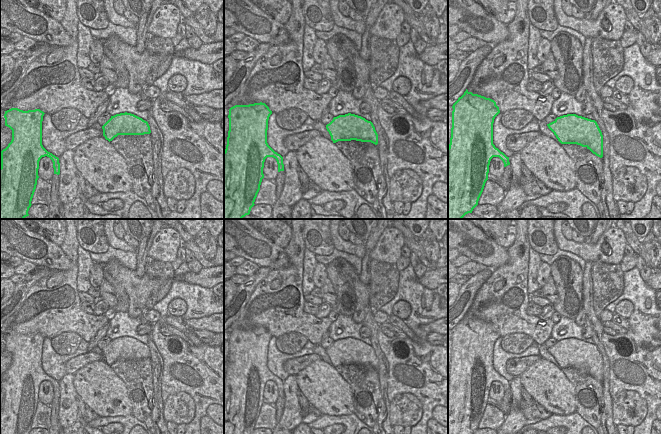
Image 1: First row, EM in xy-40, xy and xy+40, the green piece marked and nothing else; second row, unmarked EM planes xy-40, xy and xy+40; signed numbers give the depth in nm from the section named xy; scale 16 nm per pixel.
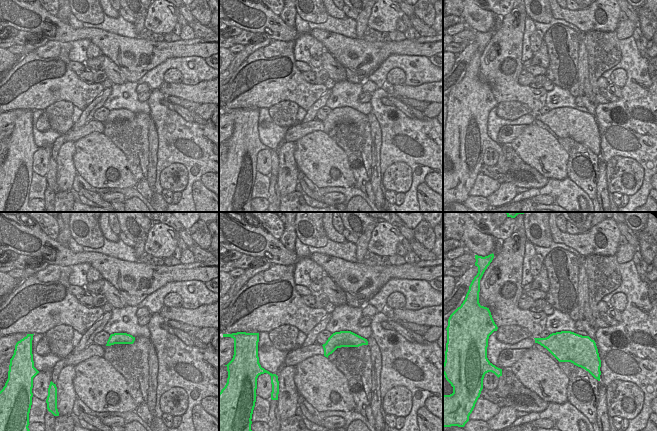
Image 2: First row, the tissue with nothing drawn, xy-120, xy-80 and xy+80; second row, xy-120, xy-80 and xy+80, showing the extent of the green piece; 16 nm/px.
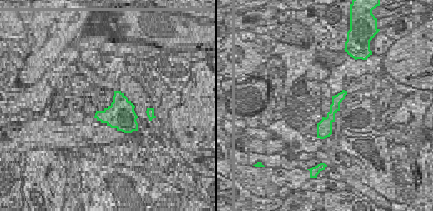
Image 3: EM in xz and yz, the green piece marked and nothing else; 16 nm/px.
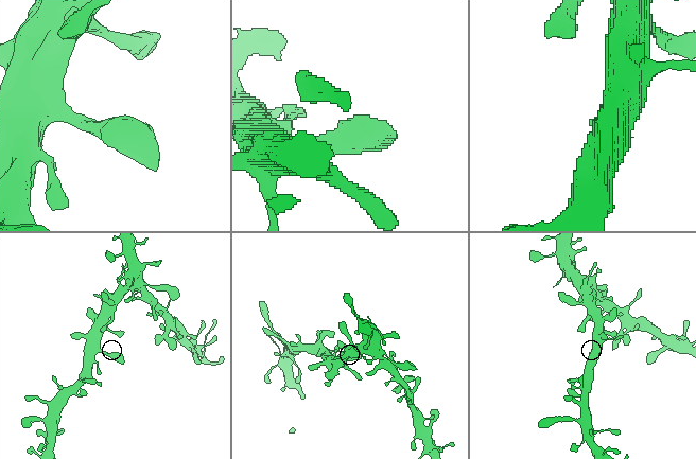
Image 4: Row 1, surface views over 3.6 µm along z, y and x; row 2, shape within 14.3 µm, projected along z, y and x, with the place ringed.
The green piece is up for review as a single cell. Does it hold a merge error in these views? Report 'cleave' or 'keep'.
keep

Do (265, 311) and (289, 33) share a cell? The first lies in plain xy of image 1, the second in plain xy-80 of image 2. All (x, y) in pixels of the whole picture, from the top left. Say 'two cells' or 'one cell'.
two cells

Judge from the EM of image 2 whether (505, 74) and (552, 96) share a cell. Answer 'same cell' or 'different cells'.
different cells

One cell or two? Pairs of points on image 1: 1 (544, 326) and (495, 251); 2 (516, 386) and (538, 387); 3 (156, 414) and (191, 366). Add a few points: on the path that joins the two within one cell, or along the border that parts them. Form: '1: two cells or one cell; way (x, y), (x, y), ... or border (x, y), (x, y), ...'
1: two cells; border (507, 249), (508, 260), (493, 269)
2: two cells; border (518, 376), (522, 386)
3: two cells; border (161, 379), (161, 399), (163, 403)

